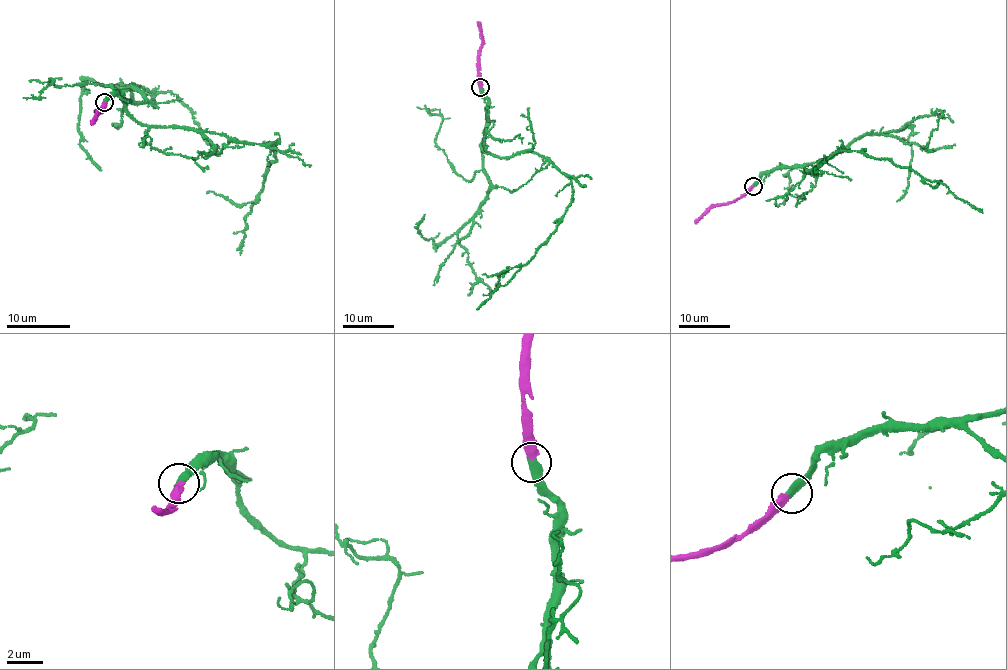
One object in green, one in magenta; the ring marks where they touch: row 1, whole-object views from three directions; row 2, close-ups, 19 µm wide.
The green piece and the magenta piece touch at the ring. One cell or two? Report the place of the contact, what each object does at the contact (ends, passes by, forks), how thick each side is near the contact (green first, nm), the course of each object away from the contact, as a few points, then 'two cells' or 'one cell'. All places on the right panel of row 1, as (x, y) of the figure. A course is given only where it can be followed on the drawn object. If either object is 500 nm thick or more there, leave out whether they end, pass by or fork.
(753, 186) | green ends | magenta ends | 440/360 nm | green via (753, 185), (775, 169), (802, 166), (815, 177), (803, 170), (839, 151), (858, 150), (941, 182), (982, 213) | magenta via (753, 185), (738, 199), (708, 208), (695, 223) | one cell

